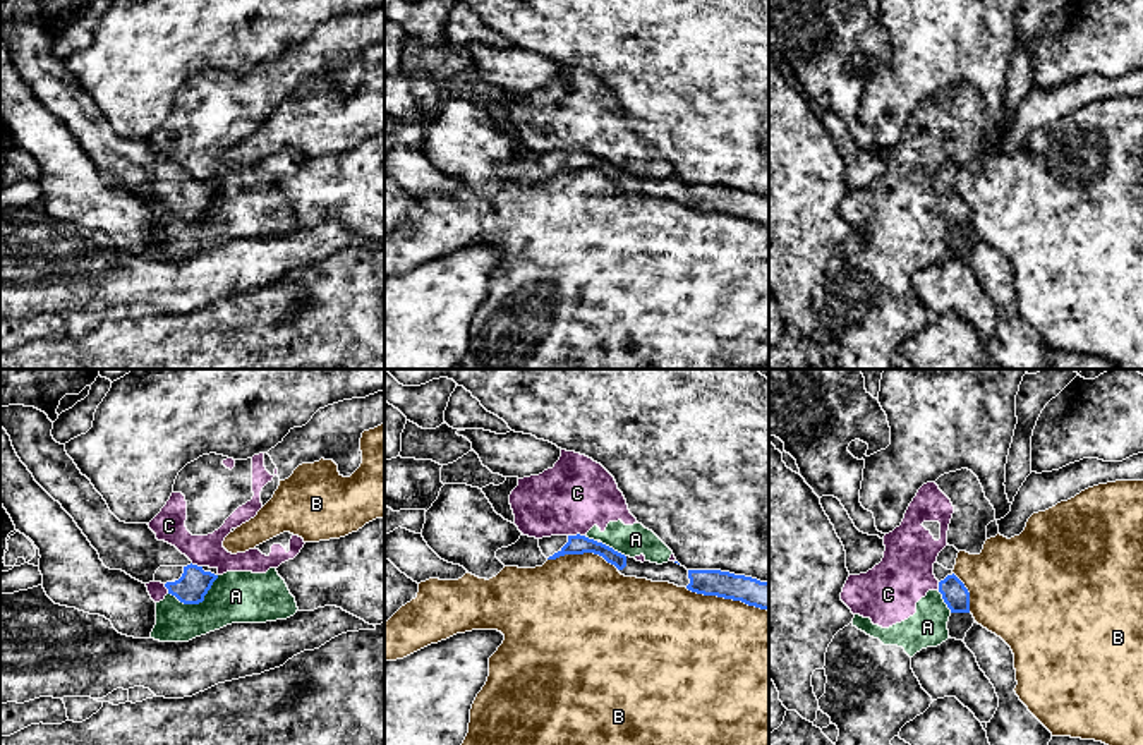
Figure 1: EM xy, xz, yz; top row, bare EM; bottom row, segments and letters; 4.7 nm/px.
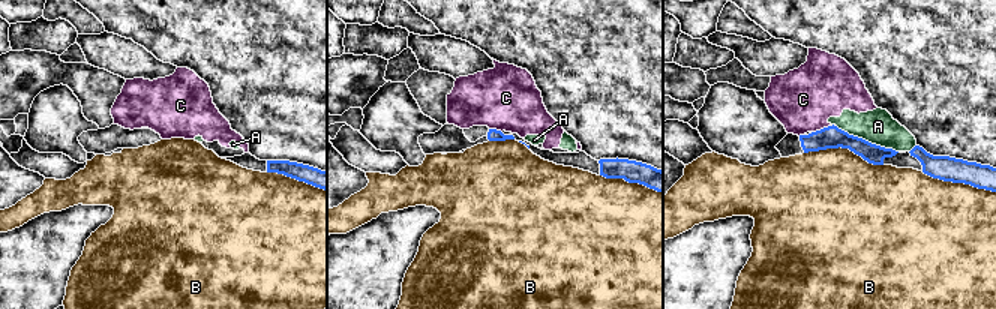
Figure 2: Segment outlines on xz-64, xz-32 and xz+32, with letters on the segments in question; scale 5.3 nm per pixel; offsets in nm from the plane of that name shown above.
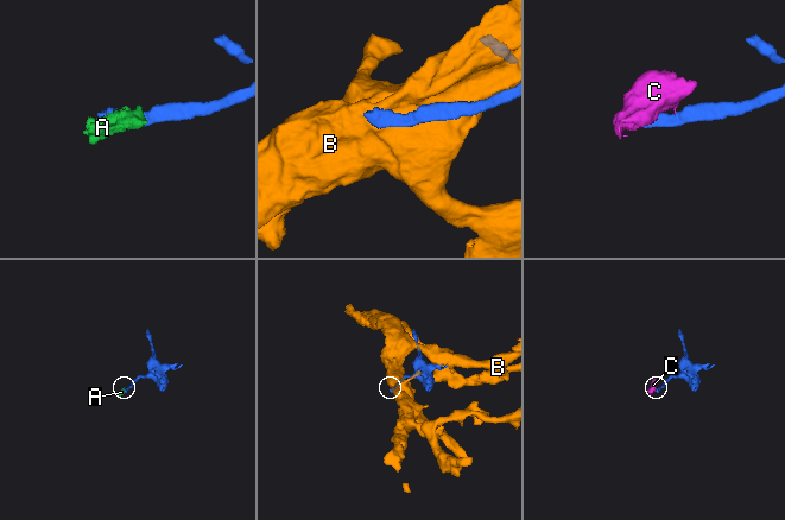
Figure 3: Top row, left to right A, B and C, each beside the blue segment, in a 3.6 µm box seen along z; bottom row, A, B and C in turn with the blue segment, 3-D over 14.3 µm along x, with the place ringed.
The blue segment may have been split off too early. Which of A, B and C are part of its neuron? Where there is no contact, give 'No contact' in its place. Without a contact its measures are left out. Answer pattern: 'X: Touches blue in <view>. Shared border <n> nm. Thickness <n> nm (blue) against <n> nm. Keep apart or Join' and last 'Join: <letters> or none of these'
A: Touches blue in xy. Shared border 260 nm. Thickness 150 nm (blue) against 240 nm. Keep apart
B: Touches blue in xz. Shared border 400 nm. Thickness 130 nm (blue) against 500 nm. Keep apart
C: Touches blue in xz. Shared border 80 nm. Thickness 100 nm (blue) against 340 nm. Keep apart
Join: none of these

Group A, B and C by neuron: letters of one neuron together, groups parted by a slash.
A C / B

